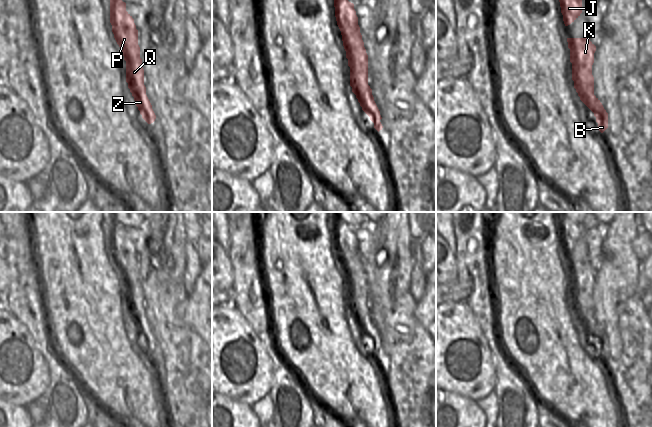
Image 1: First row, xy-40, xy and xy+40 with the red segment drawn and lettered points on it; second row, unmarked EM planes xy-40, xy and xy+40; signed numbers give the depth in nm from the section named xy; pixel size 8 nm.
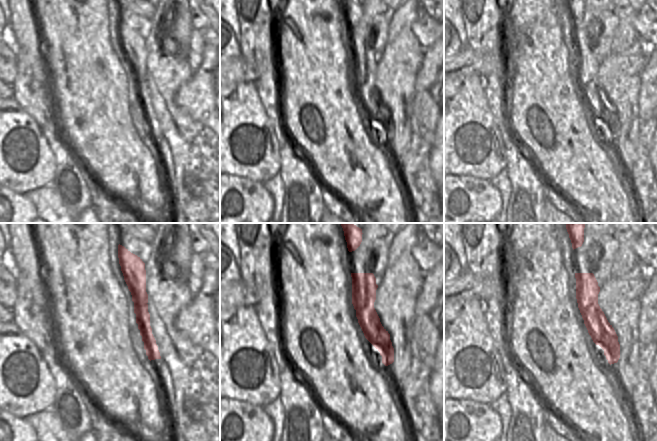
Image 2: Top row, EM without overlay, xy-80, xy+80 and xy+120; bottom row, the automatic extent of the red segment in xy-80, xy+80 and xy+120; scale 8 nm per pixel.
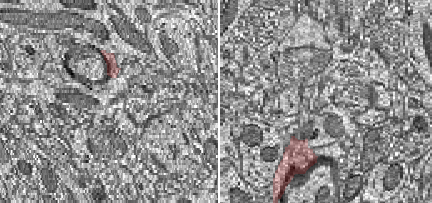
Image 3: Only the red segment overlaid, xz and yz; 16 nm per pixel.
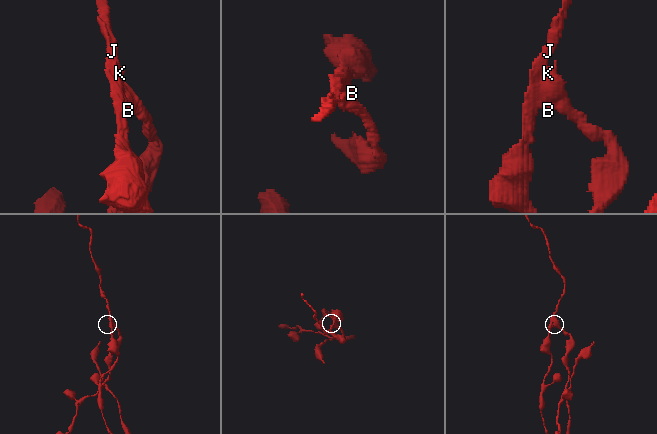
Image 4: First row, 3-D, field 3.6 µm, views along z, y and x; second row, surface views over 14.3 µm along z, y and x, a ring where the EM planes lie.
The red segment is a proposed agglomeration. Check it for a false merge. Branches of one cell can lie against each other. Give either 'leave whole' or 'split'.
split

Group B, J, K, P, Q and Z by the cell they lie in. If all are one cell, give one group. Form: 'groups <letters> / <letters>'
groups B K Q Z / J P

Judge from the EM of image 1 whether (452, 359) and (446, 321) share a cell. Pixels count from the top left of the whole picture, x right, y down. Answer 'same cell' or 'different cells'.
same cell

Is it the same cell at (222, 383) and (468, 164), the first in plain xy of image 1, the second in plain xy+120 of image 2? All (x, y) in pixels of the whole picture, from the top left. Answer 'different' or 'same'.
same

